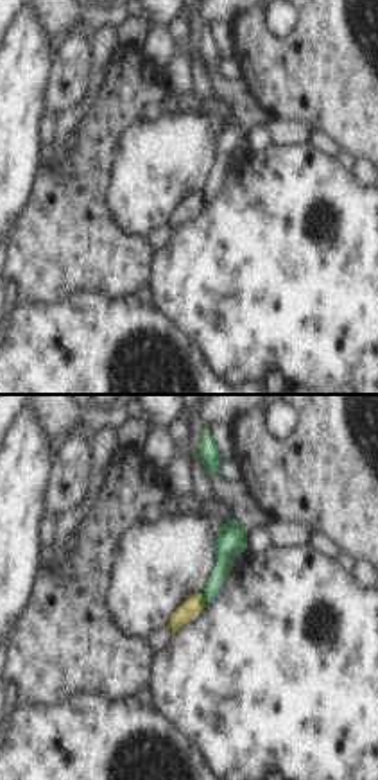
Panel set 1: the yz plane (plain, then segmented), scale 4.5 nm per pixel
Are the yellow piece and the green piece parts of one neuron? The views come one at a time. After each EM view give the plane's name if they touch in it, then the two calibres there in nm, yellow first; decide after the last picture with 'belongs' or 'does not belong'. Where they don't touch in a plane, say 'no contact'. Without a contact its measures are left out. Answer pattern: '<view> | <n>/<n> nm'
yz | 90/100 nm

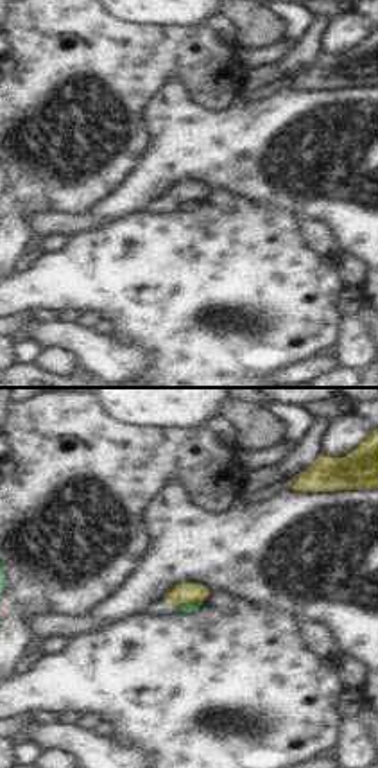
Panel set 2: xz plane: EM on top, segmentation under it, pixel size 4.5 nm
xz | 100/50 nm

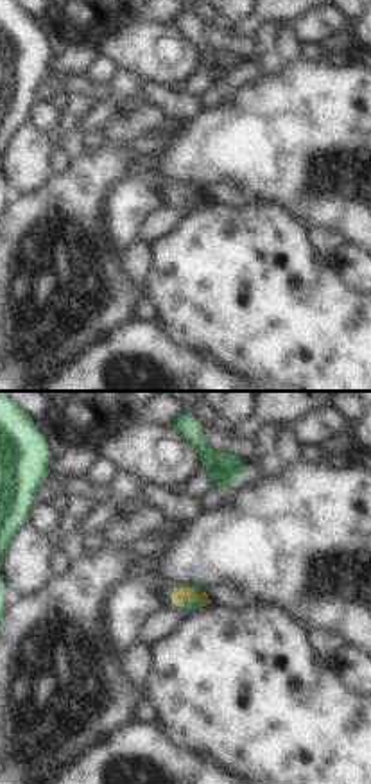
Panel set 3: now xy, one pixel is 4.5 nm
xy | 80/50 nm

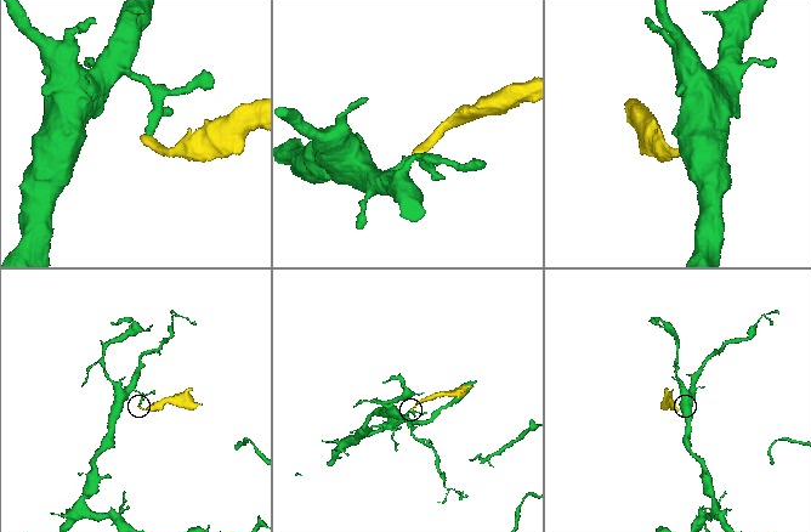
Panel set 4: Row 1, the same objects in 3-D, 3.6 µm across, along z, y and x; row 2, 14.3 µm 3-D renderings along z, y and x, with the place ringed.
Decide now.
does not belong

